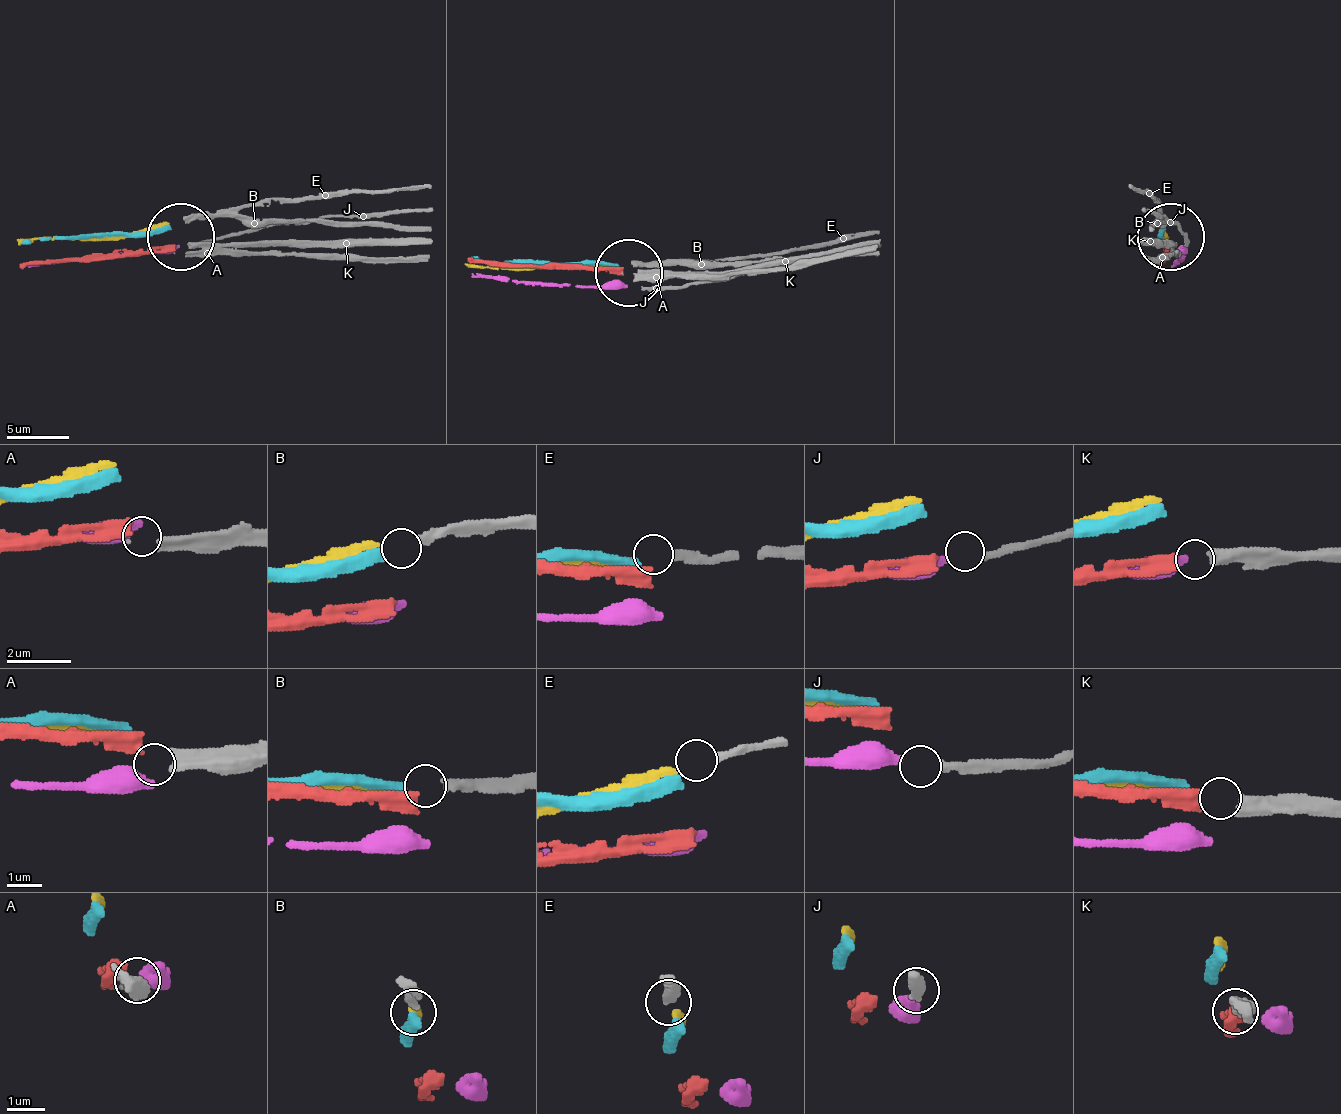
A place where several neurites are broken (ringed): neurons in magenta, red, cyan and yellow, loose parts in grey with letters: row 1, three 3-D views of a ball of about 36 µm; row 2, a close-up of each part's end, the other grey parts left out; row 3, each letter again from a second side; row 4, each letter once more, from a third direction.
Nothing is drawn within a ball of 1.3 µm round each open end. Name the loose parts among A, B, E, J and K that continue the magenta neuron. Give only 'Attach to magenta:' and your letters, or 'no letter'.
Attach to magenta: J

